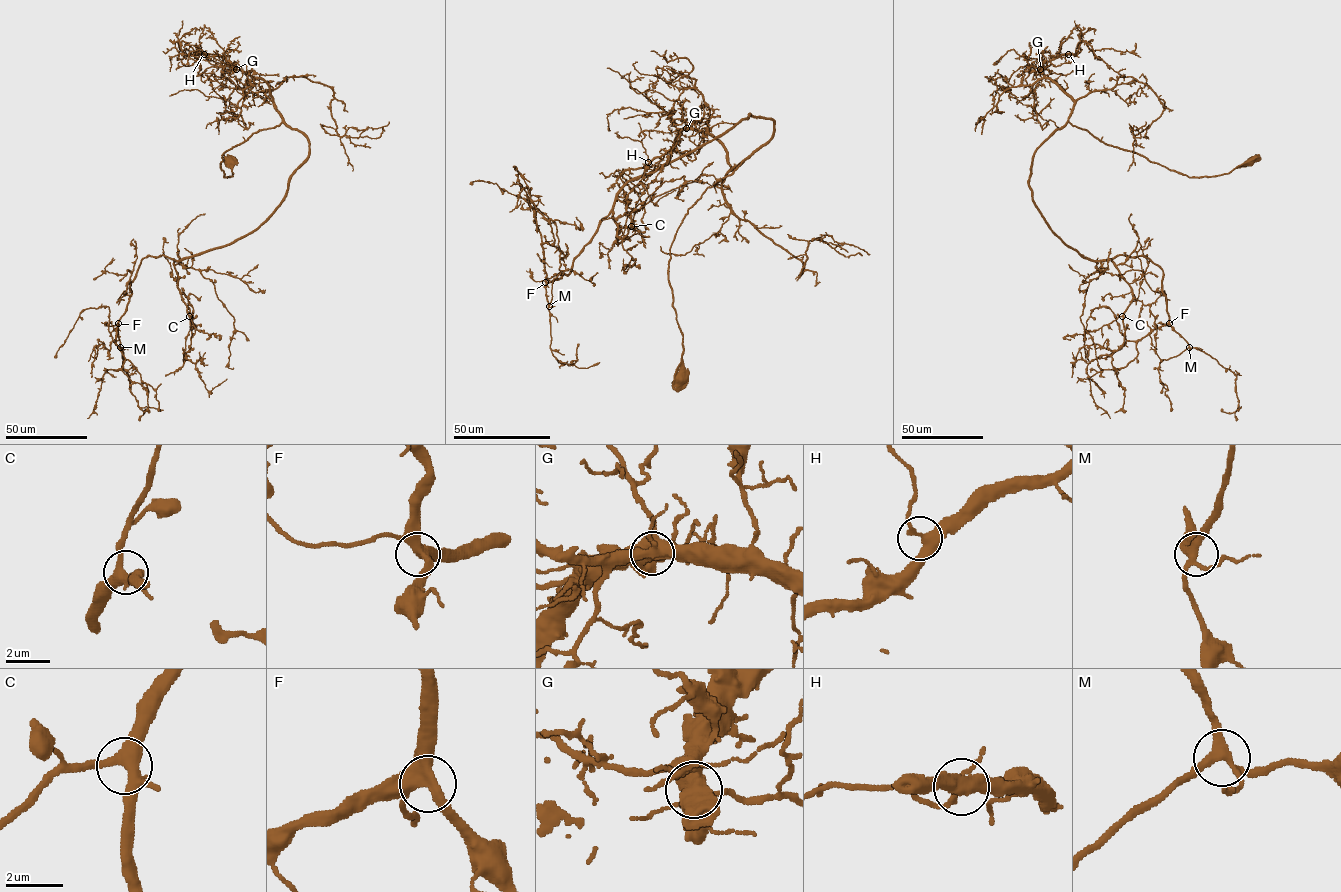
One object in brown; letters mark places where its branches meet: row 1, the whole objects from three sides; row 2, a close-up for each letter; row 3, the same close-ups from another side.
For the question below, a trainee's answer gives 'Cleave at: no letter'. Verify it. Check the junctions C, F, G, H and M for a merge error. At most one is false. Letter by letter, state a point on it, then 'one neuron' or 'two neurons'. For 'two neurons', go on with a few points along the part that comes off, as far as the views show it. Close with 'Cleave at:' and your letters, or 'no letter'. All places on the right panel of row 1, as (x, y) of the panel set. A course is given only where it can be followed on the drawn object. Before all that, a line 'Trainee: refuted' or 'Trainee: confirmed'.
Trainee: confirmed
C: place (1122, 316); one neuron
F: place (1169, 323); one neuron
G: place (1040, 69); one neuron
H: place (1068, 54); one neuron
M: place (1189, 347); one neuron
Cleave at: no letter

